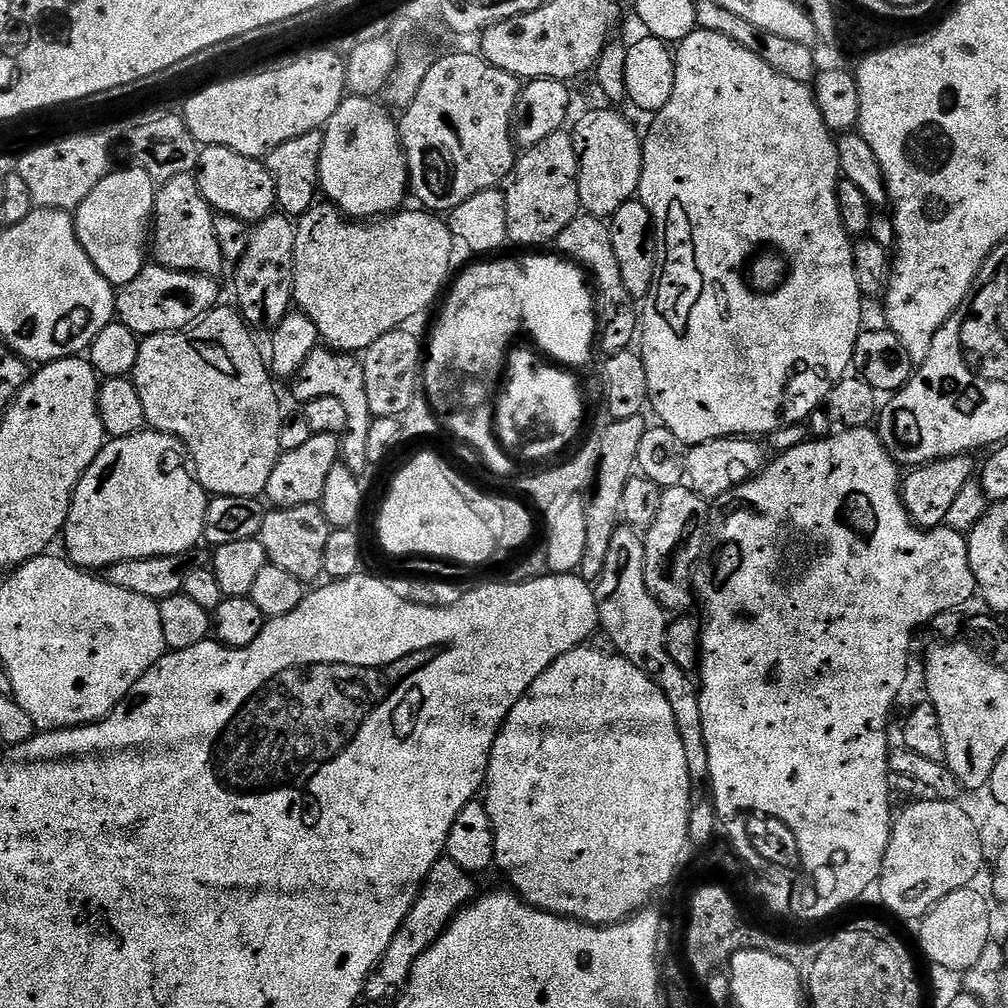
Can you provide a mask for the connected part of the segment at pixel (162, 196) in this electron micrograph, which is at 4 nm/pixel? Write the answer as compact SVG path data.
M195 175L163 181L156 190L154 227L150 232L150 252L155 263L174 272L219 277L219 272L226 268L226 261L214 234L216 219L212 207L200 193L200 185Z

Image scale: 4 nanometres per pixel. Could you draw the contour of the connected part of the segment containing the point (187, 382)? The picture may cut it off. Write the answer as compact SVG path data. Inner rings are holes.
M217 306L191 330L185 330L179 334L167 332L166 334L158 334L157 336L143 337L140 341L140 349L138 350L138 362L134 366L130 377L138 390L138 398L142 398L145 425L151 431L165 432L184 443L184 450L190 457L190 464L194 469L196 481L201 484L204 491L212 498L229 496L230 498L250 500L263 497L266 490L266 482L270 482L270 474L274 474L274 466L282 455L278 446L278 430L282 423L280 396L276 393L275 386L277 387L277 385L274 383L269 361L266 359L265 353L264 356L260 353L260 348L256 345L255 338L257 339L253 329L248 327L248 323L235 307L229 306L229 308L223 308L223 306Z

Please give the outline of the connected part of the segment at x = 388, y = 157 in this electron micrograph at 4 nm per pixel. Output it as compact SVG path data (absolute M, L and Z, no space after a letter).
M345 95L344 101L338 106L338 110L328 120L326 127L323 129L324 145L322 146L322 158L320 159L320 192L325 196L327 203L335 205L344 213L345 216L356 222L372 222L377 218L387 218L403 209L404 195L409 195L410 189L408 186L408 163L404 157L404 147L400 144L400 130L397 121L392 120L392 116L384 108L379 108L376 105L375 99L367 96Z

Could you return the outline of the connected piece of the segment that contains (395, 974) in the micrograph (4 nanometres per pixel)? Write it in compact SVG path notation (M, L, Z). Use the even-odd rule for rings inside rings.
M447 858L440 859L432 867L420 888L420 897L414 902L410 914L406 914L398 934L390 942L376 971L364 981L363 999L365 1001L384 1004L388 999L391 1001L398 990L403 989L408 983L414 964L438 942L455 917L472 903L477 895L476 884L472 880L475 879L469 873L464 872L455 862Z

